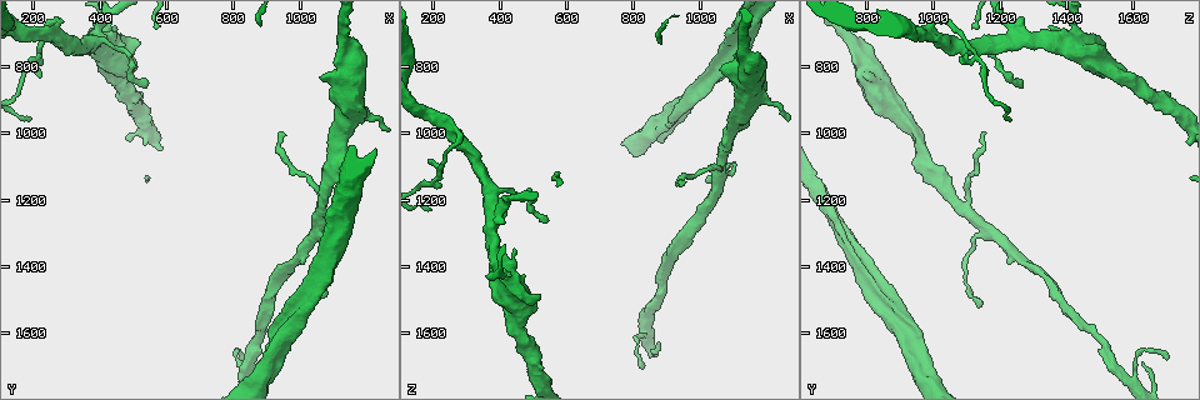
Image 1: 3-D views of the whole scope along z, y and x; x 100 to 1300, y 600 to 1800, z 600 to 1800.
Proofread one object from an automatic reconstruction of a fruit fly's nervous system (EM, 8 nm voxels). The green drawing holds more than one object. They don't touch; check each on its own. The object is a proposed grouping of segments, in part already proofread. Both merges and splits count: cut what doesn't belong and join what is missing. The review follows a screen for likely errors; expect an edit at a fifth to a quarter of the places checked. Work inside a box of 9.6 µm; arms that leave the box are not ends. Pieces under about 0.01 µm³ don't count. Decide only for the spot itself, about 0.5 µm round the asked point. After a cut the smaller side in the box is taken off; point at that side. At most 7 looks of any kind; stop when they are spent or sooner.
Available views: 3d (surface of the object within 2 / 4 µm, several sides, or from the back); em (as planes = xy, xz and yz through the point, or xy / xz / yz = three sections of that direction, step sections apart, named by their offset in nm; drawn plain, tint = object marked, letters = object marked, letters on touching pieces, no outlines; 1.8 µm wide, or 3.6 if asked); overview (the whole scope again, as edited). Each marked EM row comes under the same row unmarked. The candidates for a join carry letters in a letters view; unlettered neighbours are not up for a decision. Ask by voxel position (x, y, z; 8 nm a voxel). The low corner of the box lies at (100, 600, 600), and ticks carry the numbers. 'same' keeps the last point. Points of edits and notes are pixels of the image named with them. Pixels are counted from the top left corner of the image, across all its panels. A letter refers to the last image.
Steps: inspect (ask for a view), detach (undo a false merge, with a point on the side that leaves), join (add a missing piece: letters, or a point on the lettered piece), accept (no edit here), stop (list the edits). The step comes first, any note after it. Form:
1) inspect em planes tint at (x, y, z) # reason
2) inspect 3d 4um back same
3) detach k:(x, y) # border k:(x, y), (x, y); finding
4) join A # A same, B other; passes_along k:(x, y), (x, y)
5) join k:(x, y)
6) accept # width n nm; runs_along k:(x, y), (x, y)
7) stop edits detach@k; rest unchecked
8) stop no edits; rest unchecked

inspect 3d 4um at (950, 1600, 910) # abrupt turn

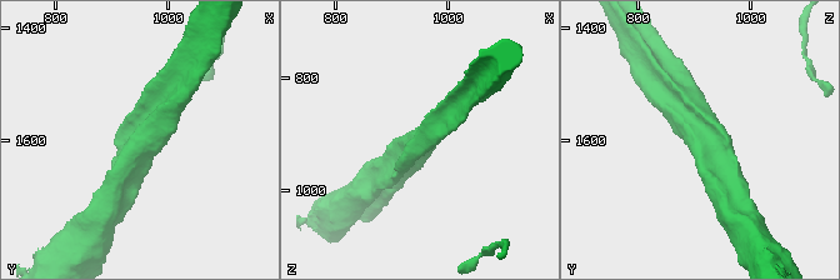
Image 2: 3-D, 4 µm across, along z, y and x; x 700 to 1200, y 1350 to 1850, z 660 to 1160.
inspect em yz step 4 letters at (955, 1600, 910)

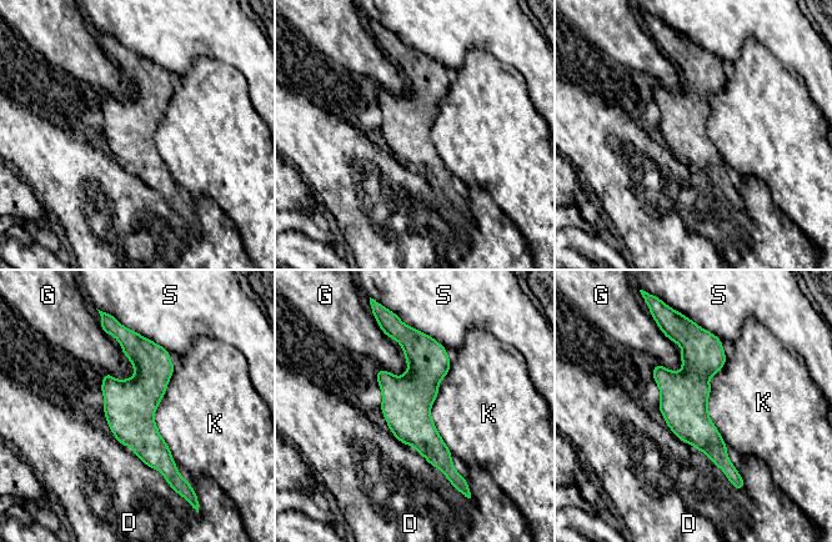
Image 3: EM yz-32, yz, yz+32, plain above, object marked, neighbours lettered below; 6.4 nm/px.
accept # D other, G other, K other, S other; runs_along 3:(129, 335), (169, 476); one cell here

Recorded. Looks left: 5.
inspect em yz step 8 tint at (940, 1000, 1150) # branch stops here

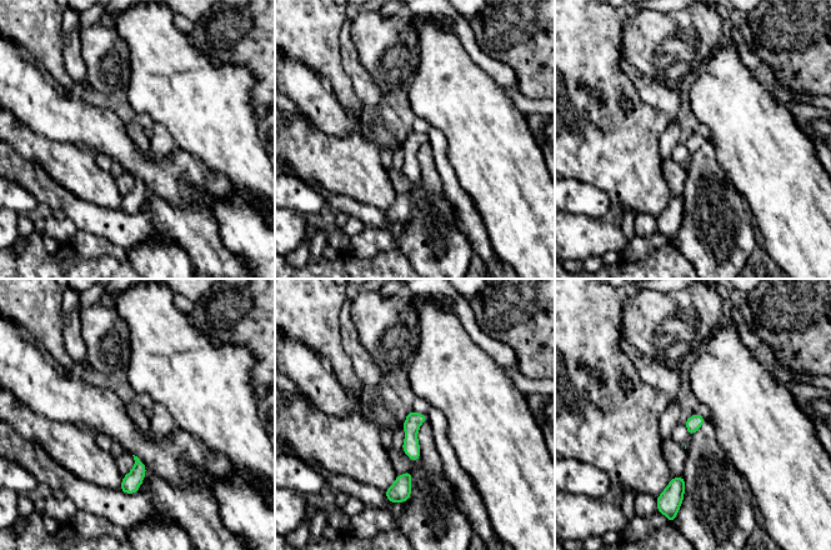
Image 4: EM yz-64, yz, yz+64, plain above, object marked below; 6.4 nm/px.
inspect em xy step 16 letters same

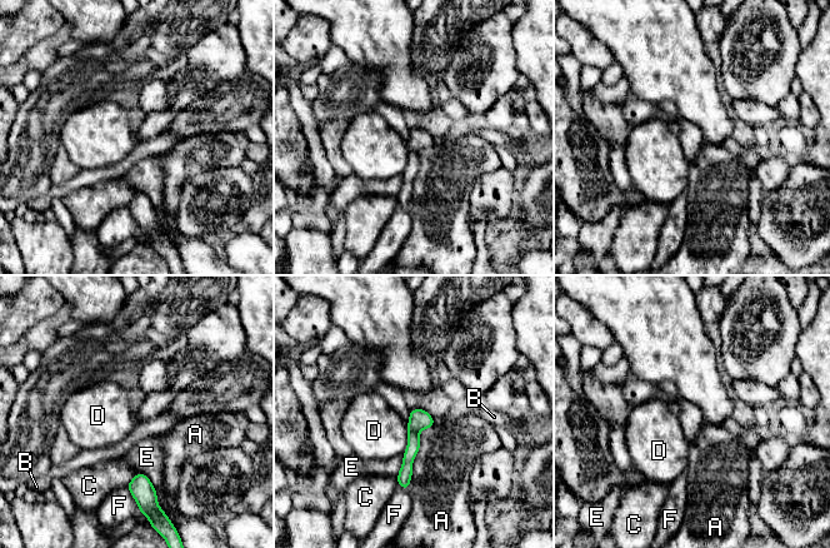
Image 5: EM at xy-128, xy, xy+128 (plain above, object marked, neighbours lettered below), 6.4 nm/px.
accept # A other, B other, C other, D other, E other, F other; border 5:(408, 424), (408, 446), (401, 454); no lettered piece goes on from it

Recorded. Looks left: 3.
inspect 3d 4um at (380, 730, 1260) # arms part here

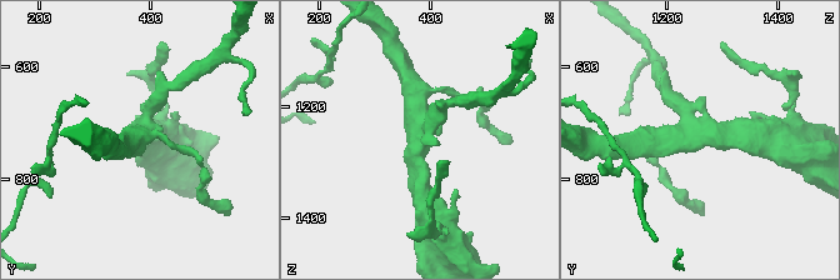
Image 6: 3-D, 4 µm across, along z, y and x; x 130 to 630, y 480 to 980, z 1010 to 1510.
inspect em planes tint at (375, 725, 1265) # arms 3; arm_widths 240, 340, 340 nm

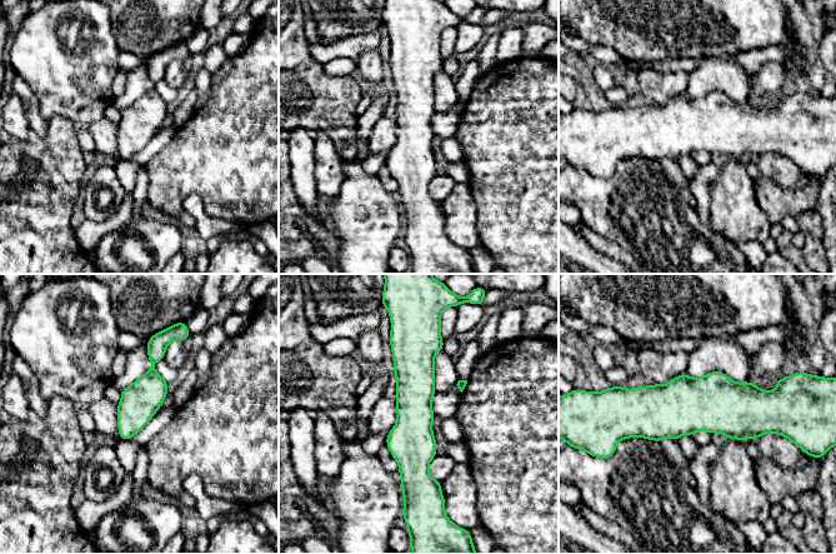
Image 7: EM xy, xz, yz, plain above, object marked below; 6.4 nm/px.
inspect em planes letters same # see the neighbours

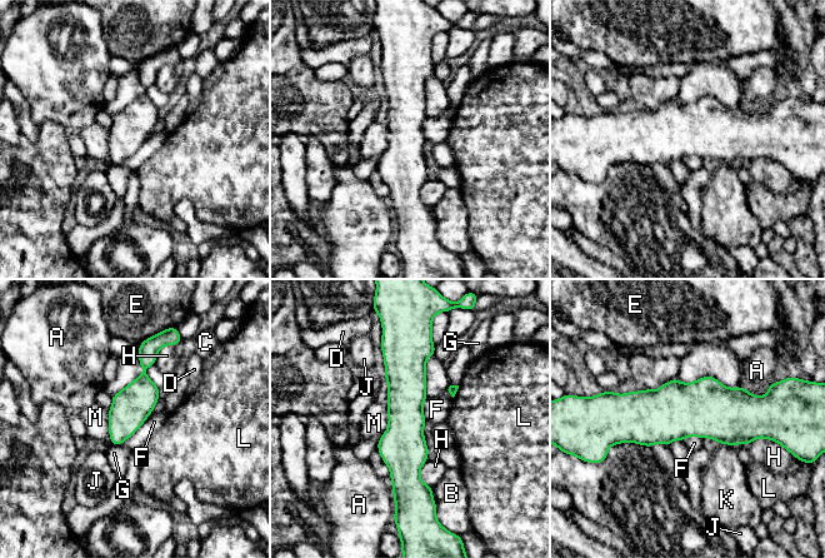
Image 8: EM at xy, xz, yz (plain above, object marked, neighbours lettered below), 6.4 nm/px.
accept # width 240 nm; longest_contact F 280 nm; A other, B other, C other, D other, E other, F other, G other, H other, J other, K other, L other, M other; one cell here

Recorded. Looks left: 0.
stop no edits; rest unchecked

